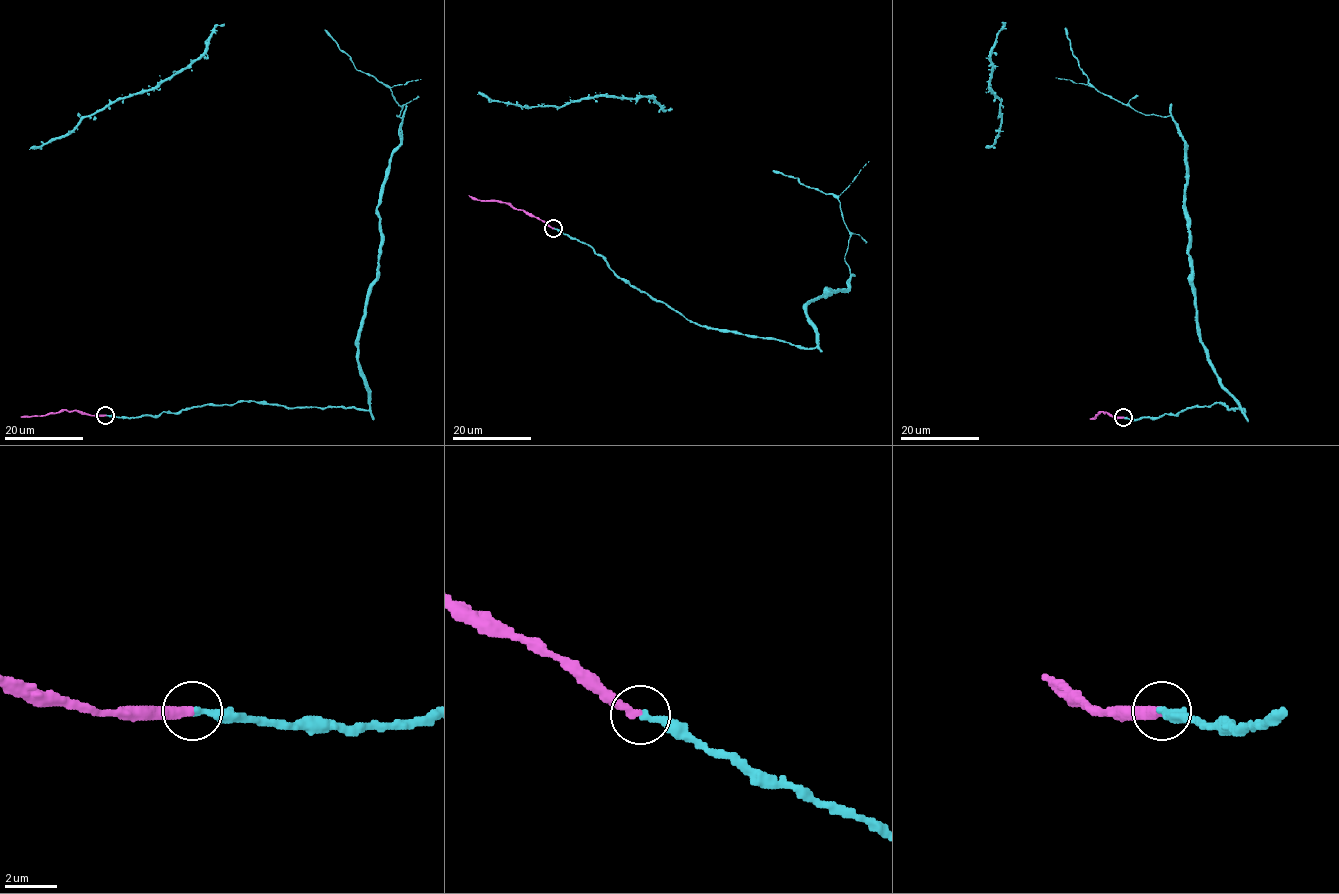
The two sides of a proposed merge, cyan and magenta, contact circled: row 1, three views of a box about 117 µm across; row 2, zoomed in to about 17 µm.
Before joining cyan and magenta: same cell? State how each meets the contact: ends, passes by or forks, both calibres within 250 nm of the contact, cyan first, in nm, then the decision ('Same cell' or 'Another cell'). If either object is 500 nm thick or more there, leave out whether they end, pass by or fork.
At the ring cyan ends. At the ring magenta ends. Thickness 280 nm (cyan) against 360 nm. Same cell

